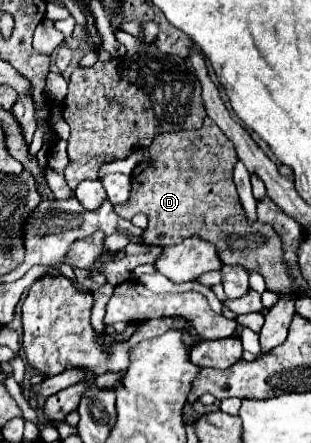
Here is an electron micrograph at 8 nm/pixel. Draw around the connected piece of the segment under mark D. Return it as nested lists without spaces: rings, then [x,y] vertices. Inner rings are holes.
[[[203,126],[199,130],[187,132],[167,132],[155,136],[149,152],[153,154],[151,162],[137,164],[133,168],[133,188],[129,204],[115,206],[115,212],[119,212],[119,216],[125,216],[127,220],[131,220],[133,214],[143,212],[149,218],[149,228],[143,232],[147,244],[171,246],[179,244],[185,238],[199,236],[201,240],[217,248],[217,256],[223,264],[245,266],[249,272],[259,270],[265,276],[269,290],[291,294],[287,264],[281,260],[281,240],[277,240],[277,234],[269,226],[249,226],[241,212],[241,202],[233,184],[233,168],[237,162],[237,154],[233,144],[229,144],[229,138],[217,126]],[[193,140],[197,140],[197,148],[193,148]],[[197,152],[209,154],[203,162],[197,162],[193,156]],[[189,174],[205,174],[203,178],[211,176],[211,180],[205,188],[195,190],[195,184],[191,186],[191,180],[187,178]]]

